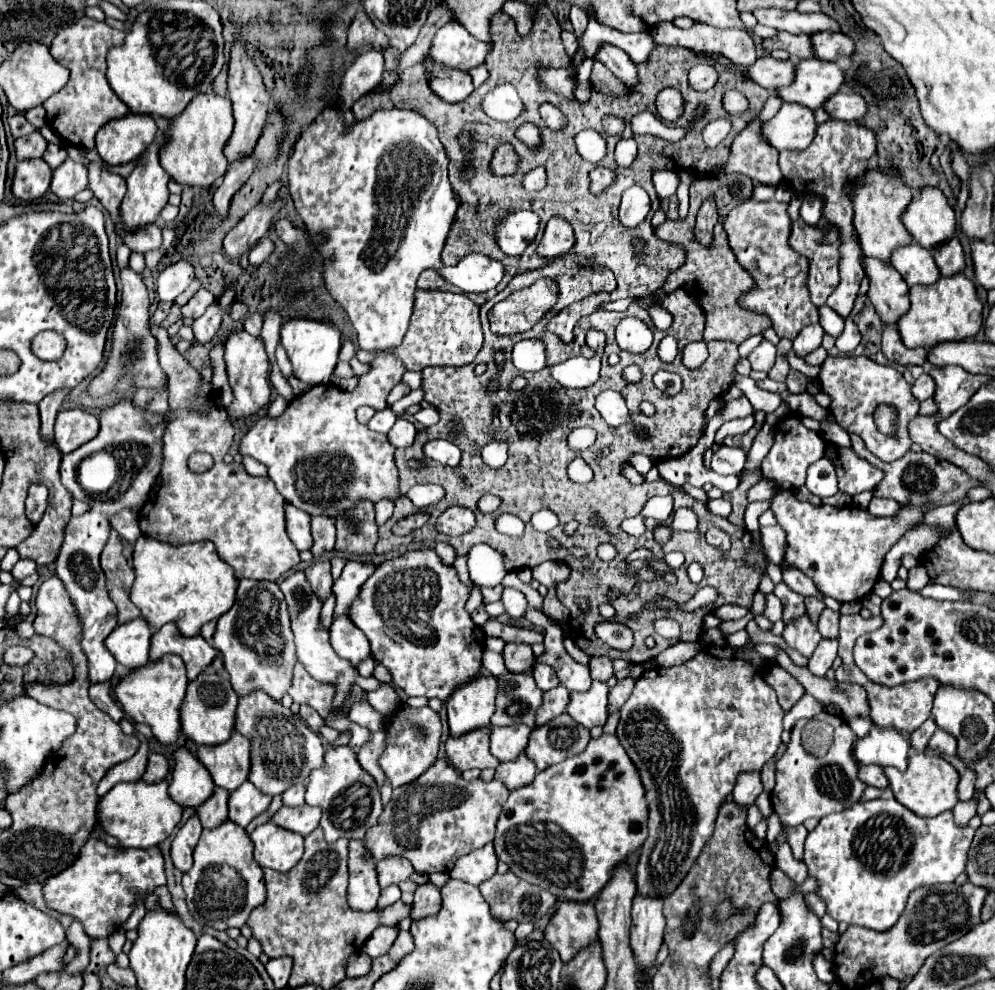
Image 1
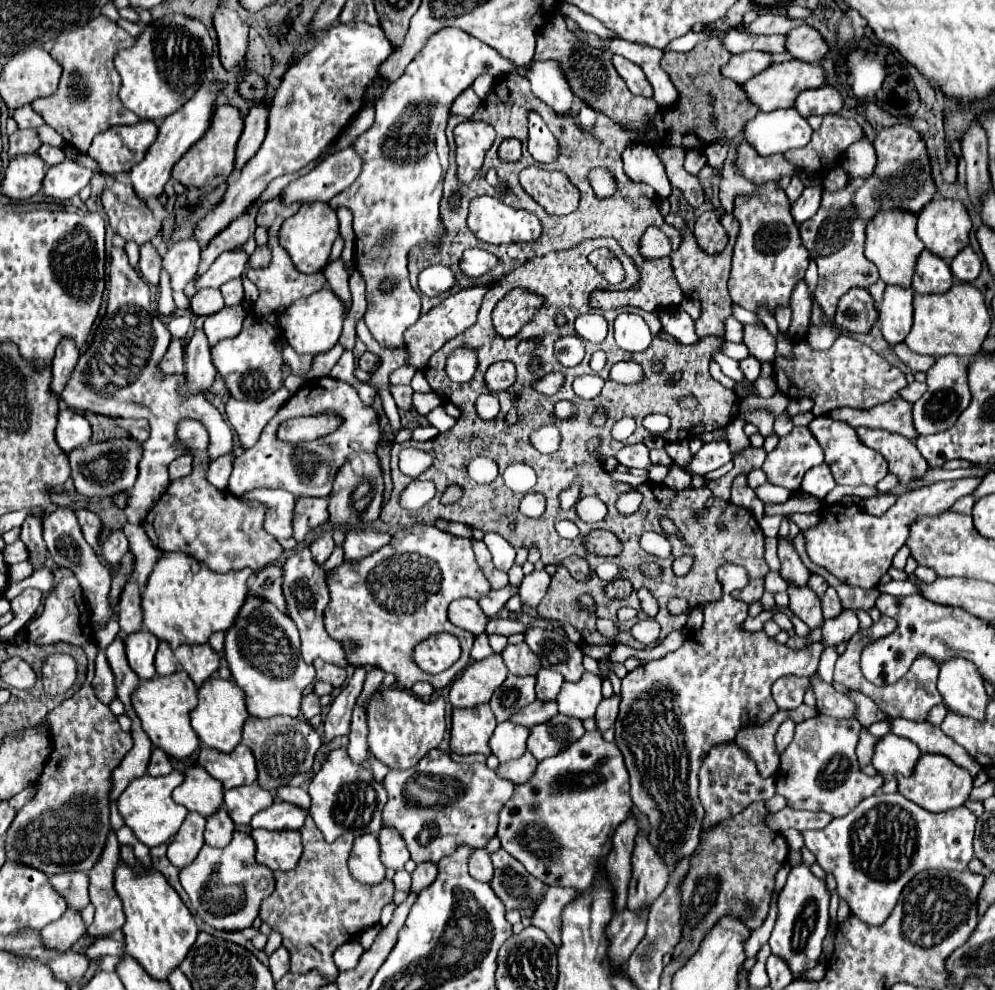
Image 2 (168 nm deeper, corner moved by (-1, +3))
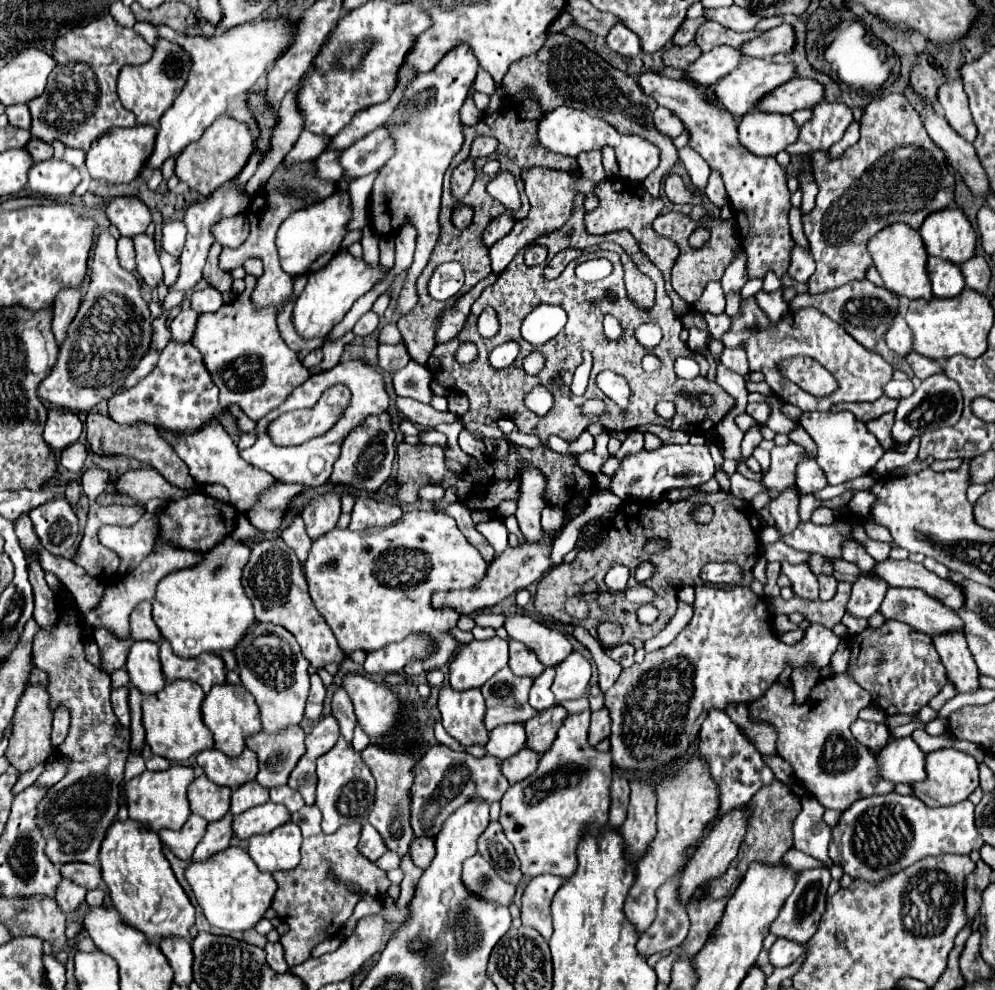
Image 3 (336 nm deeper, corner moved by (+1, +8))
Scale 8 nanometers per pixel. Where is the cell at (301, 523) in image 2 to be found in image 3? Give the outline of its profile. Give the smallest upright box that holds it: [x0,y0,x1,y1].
[247,484,305,532]

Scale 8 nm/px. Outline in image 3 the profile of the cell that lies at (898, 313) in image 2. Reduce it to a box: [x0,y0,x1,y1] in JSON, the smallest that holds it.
[885,314,911,356]

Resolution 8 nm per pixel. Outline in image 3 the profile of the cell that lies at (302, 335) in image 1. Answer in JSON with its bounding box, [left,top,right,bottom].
[291,252,387,340]

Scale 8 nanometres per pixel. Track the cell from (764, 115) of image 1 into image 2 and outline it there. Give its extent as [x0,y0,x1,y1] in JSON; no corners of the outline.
[705,143,727,171]

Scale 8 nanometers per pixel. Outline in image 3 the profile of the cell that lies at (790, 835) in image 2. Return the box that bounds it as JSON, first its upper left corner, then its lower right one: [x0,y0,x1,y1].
[793,794,833,868]

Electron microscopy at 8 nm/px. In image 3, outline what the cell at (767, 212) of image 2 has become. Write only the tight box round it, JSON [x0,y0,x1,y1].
[637,72,795,280]

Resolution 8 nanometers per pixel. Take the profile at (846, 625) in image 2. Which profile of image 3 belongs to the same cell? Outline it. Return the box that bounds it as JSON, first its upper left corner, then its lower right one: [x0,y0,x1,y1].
[847,576,889,618]

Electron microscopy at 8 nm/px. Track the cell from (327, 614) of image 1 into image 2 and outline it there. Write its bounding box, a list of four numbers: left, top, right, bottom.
[323,543,343,571]

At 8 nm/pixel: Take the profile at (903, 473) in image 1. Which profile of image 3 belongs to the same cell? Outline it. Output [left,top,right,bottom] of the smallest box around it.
[867,412,899,450]

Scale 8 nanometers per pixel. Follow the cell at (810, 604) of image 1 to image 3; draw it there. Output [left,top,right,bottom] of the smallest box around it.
[809,556,833,576]

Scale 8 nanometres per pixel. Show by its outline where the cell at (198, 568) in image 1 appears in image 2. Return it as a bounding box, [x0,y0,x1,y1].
[143,553,253,649]

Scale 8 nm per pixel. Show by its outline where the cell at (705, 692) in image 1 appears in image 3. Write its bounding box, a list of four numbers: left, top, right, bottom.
[605,586,839,772]

